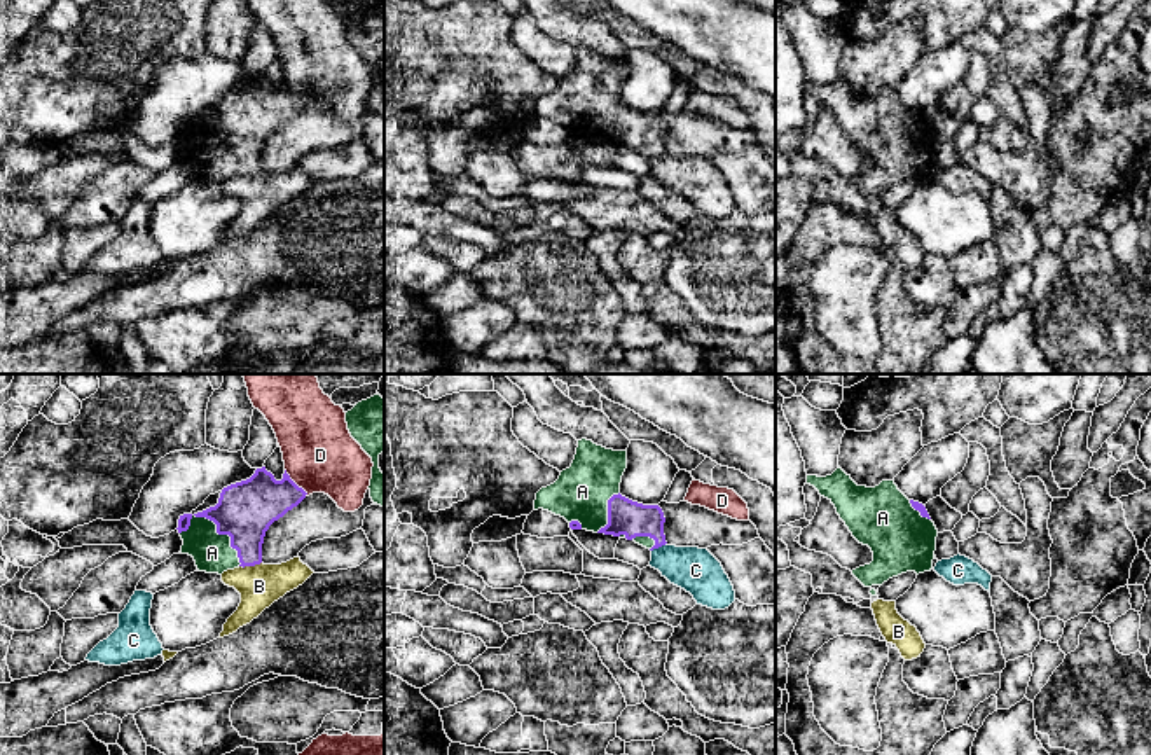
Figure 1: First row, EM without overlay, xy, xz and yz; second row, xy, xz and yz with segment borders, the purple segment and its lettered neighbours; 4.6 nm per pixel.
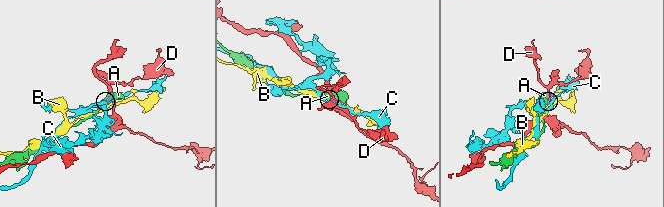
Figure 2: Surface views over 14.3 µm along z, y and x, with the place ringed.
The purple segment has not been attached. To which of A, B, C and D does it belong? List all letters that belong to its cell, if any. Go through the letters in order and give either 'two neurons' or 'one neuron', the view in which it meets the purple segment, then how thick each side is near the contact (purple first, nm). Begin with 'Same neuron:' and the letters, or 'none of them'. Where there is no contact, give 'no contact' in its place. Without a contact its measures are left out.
Same neuron: A
A: one neuron | xy | 260/180 nm
B: two neurons | xy | 260/190 nm
C: two neurons | xz | 160/200 nm
D: two neurons | xy | 260/340 nm

